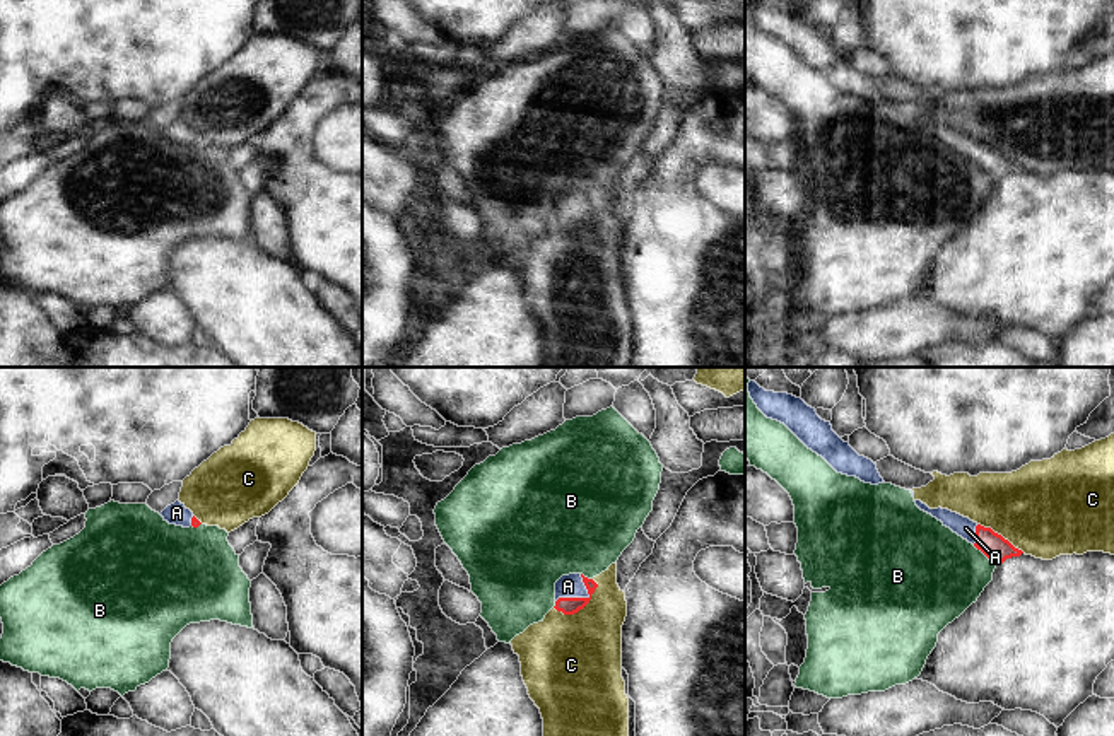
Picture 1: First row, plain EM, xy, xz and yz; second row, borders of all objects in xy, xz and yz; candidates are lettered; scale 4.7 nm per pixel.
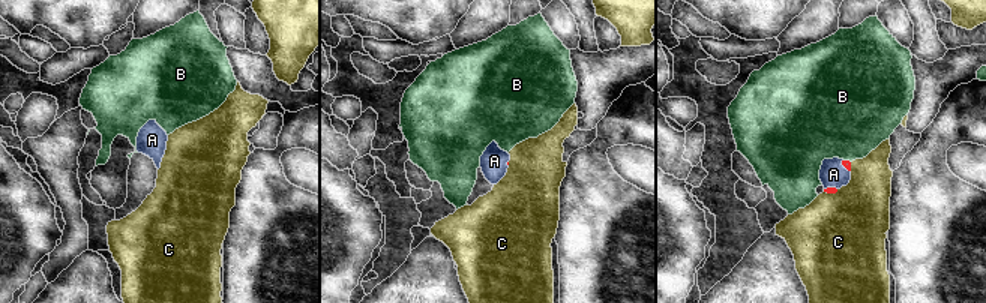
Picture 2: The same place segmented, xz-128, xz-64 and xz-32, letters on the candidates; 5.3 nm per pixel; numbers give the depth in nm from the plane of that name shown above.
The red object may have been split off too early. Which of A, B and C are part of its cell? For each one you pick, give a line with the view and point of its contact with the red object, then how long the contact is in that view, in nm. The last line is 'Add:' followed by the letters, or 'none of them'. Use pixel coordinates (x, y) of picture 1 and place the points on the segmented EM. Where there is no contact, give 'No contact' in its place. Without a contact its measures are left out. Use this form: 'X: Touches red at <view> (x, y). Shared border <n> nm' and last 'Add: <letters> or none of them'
A: Touches red at xz (581, 598). Shared border 180 nm
Add: A

